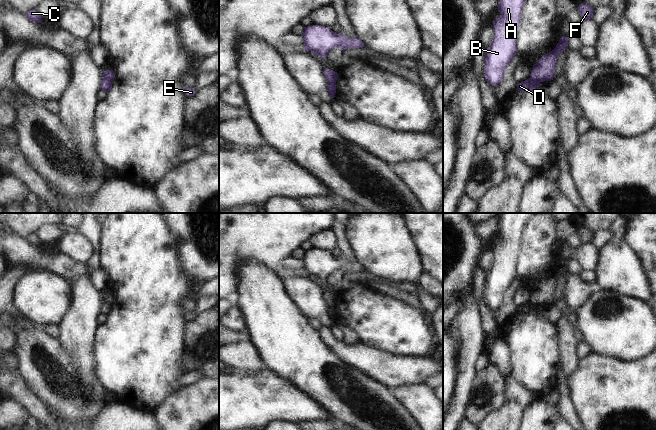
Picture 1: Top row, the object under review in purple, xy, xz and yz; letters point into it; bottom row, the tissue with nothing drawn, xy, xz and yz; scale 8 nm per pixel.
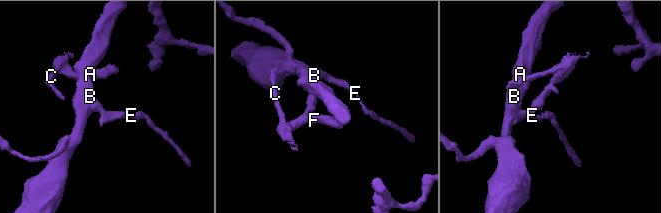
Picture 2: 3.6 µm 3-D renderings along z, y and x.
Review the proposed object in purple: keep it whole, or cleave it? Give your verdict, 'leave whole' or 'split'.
split

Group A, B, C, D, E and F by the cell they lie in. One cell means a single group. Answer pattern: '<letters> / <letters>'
A B D E / C F

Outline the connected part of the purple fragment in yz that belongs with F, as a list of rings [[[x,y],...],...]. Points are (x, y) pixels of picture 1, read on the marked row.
[[[581,3],[578,7],[578,11],[582,17],[582,21],[593,19],[593,8],[587,3]]]

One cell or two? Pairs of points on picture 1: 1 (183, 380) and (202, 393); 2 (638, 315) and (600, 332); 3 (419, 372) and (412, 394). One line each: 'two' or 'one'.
1: two
2: one
3: two

